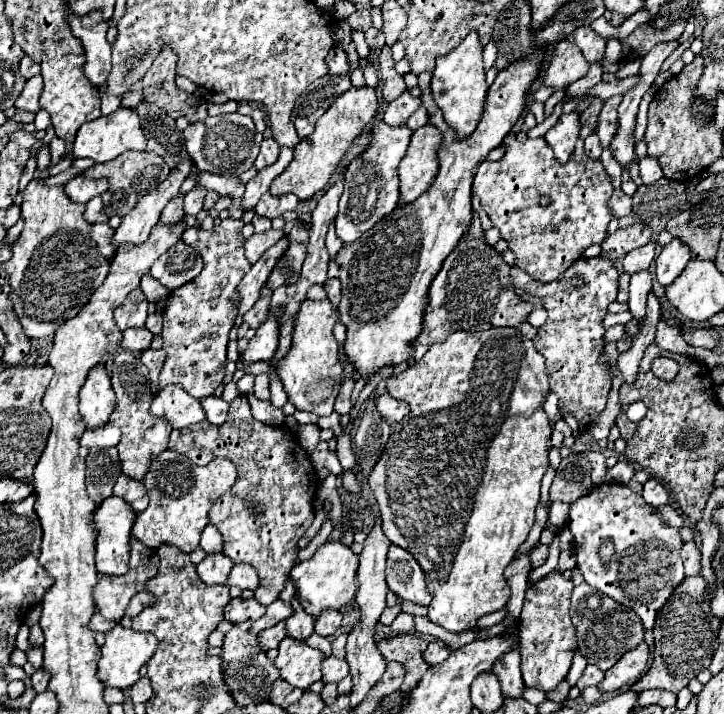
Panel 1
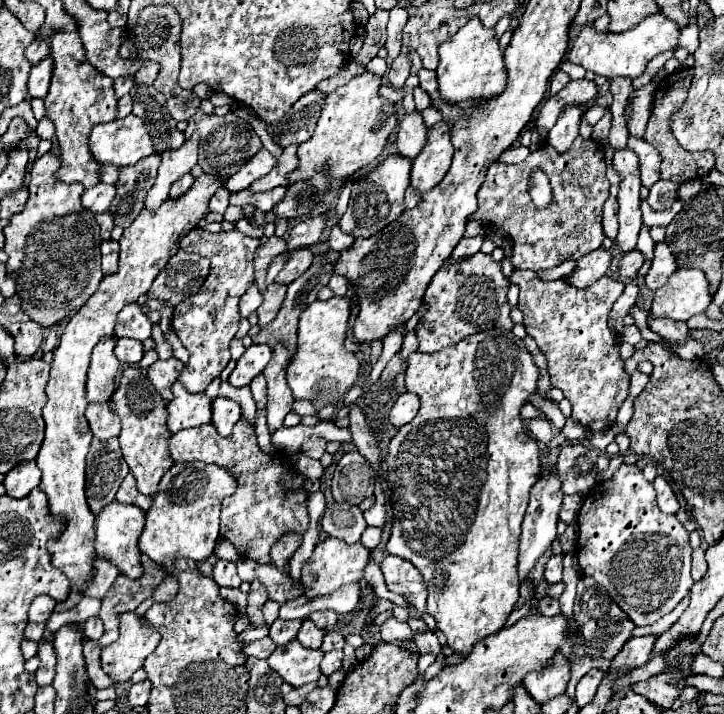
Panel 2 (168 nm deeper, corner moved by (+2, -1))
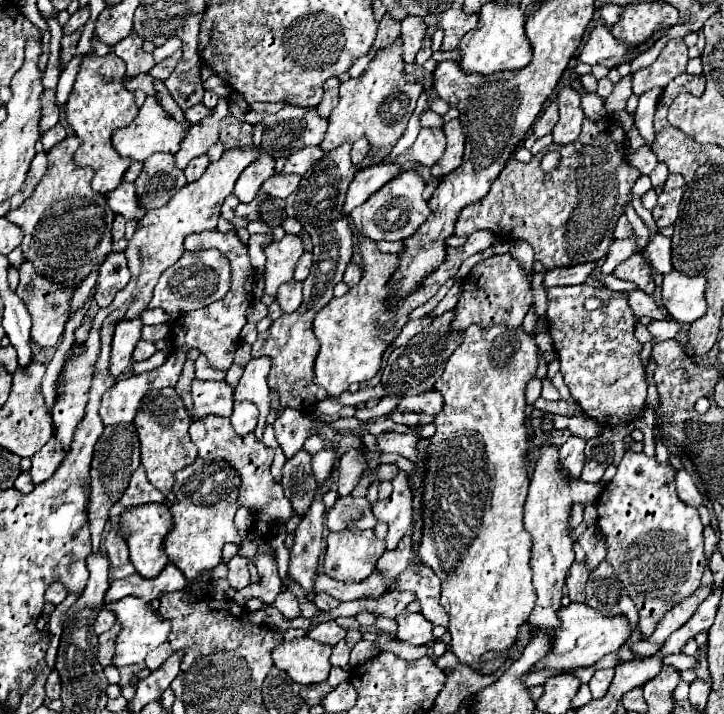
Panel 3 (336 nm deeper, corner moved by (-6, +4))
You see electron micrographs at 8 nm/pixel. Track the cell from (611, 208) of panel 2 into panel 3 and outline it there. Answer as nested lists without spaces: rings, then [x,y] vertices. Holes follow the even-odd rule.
[[[620,215],[618,223],[616,223],[616,229],[614,229],[614,237],[616,237],[616,239],[624,239],[624,237],[628,237],[628,235],[632,235],[632,225],[628,223],[626,215]]]

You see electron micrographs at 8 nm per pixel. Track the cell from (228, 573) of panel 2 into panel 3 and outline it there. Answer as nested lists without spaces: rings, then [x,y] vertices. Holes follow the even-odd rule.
[[[236,555],[228,561],[228,581],[234,589],[244,589],[250,585],[250,573],[248,573],[248,559],[242,555]]]

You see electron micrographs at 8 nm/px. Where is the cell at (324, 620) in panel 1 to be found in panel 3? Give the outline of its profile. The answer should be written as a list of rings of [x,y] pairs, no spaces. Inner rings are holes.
[[[316,595],[314,597],[314,603],[316,603],[316,607],[320,611],[332,611],[332,609],[336,609],[340,605],[340,601],[338,599],[332,599],[330,595]]]

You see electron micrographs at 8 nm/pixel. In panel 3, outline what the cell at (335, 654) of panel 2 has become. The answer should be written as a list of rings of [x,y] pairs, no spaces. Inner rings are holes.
[[[338,641],[338,643],[334,645],[332,655],[330,655],[330,663],[332,663],[332,665],[338,665],[338,667],[344,667],[344,665],[348,665],[348,657],[350,657],[348,645],[346,645],[344,641]]]

